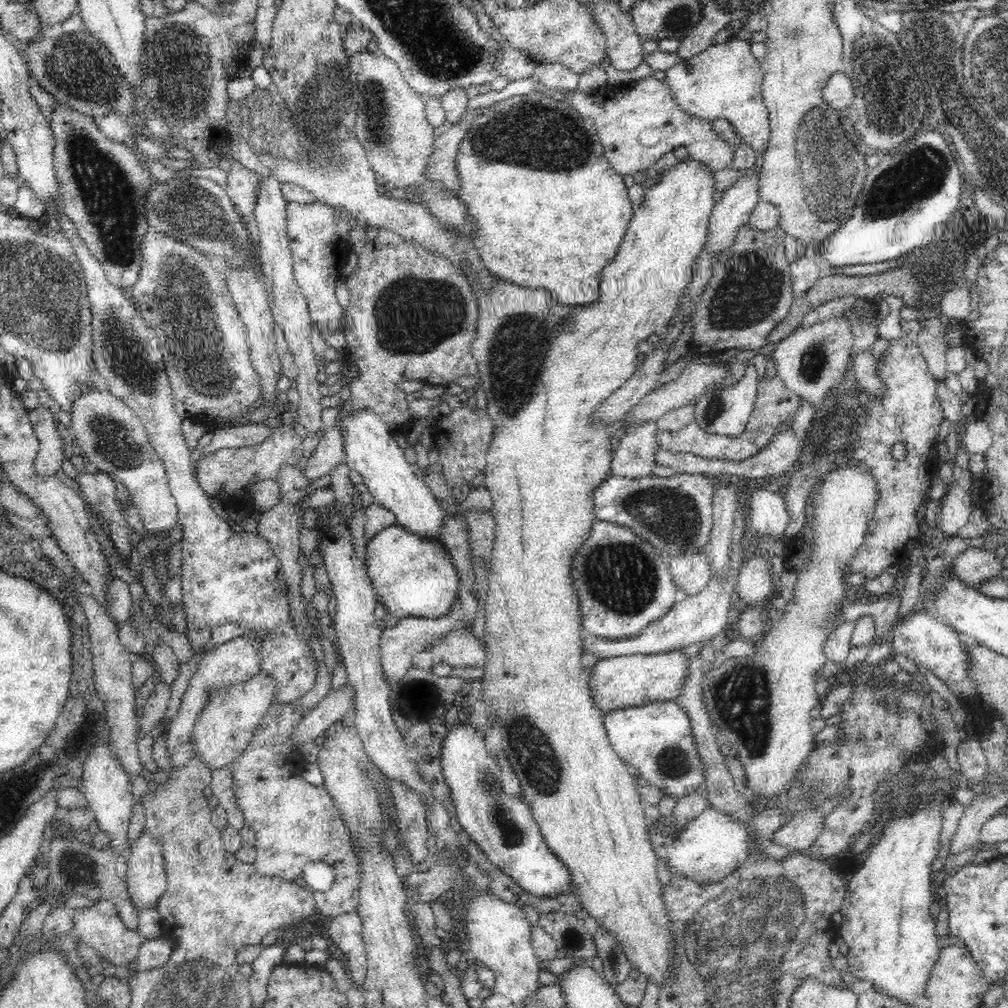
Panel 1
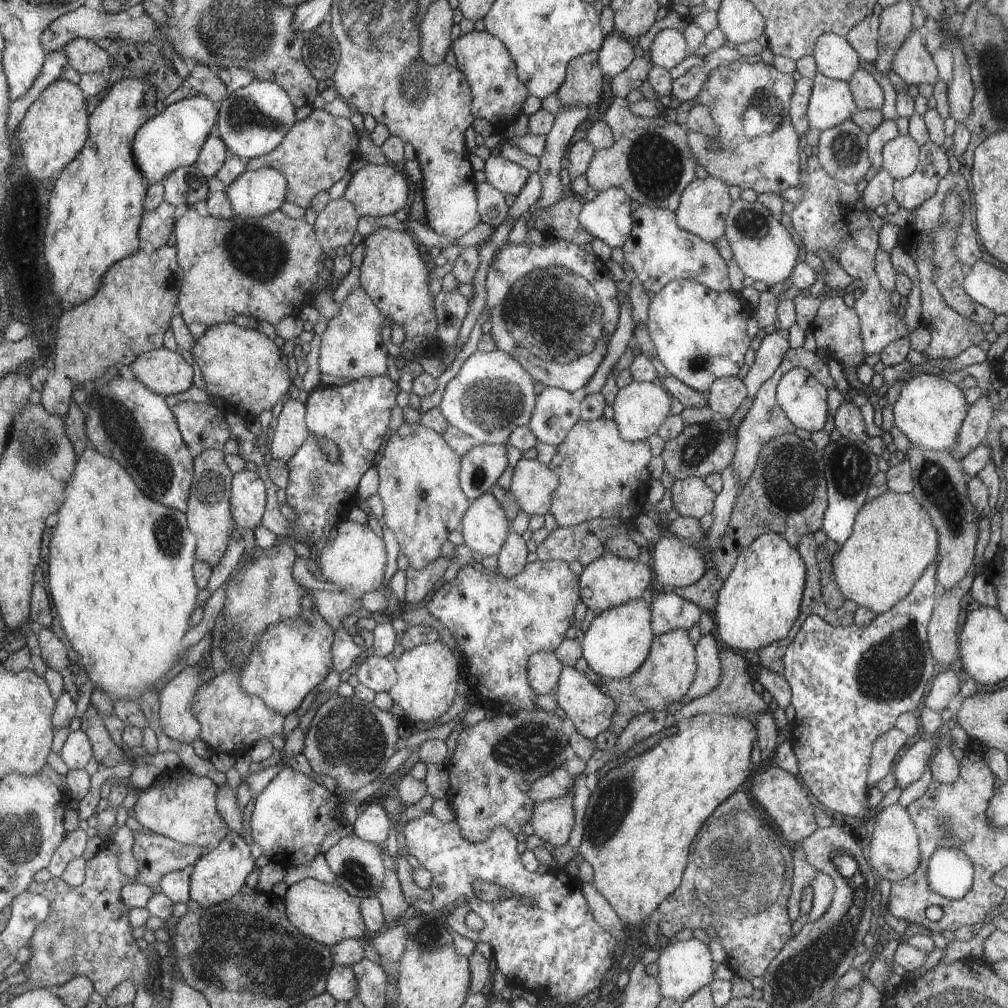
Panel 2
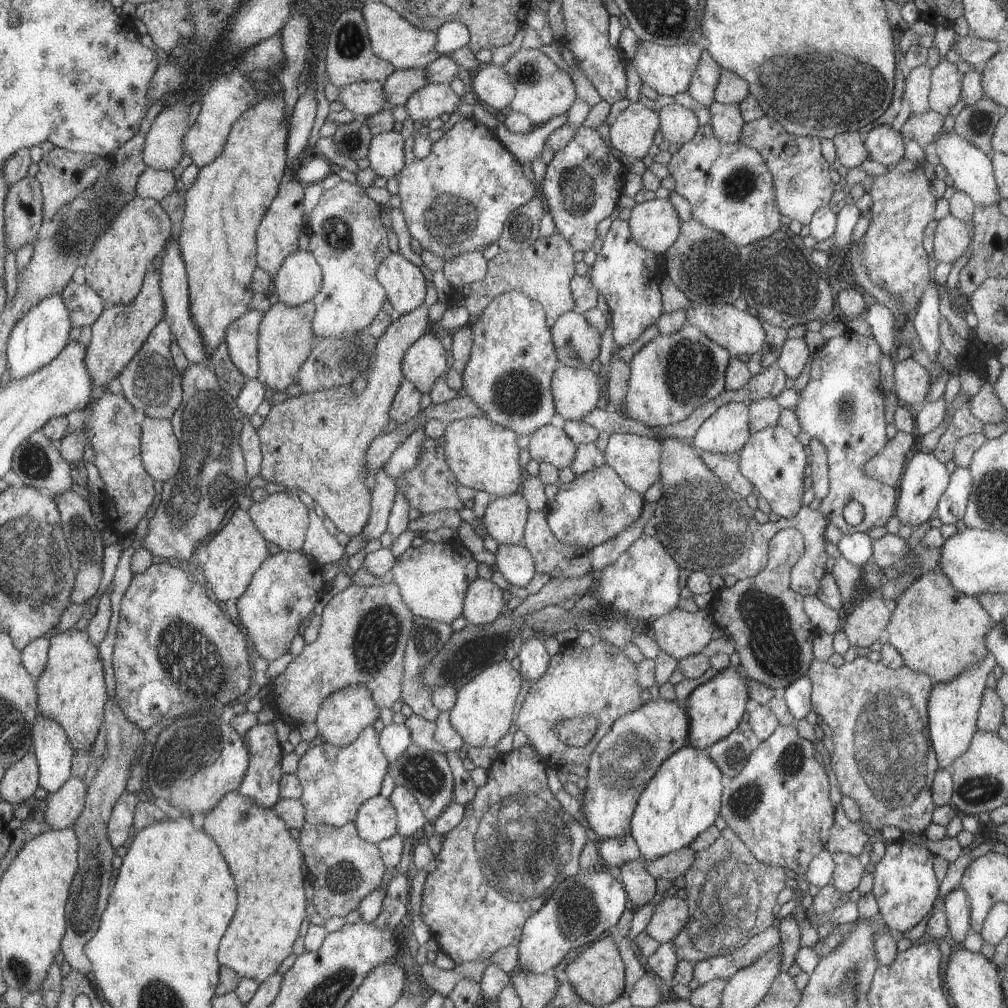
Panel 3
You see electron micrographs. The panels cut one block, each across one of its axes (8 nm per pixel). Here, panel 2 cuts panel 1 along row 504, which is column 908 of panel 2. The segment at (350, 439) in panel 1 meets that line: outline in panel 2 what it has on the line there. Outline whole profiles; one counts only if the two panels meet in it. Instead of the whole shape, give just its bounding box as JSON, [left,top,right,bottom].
[893,373,969,455]

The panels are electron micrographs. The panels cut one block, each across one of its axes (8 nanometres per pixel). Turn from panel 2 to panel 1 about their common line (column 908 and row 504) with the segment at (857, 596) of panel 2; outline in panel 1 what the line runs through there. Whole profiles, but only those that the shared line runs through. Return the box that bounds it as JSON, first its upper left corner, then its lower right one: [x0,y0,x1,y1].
[460,159,715,988]

